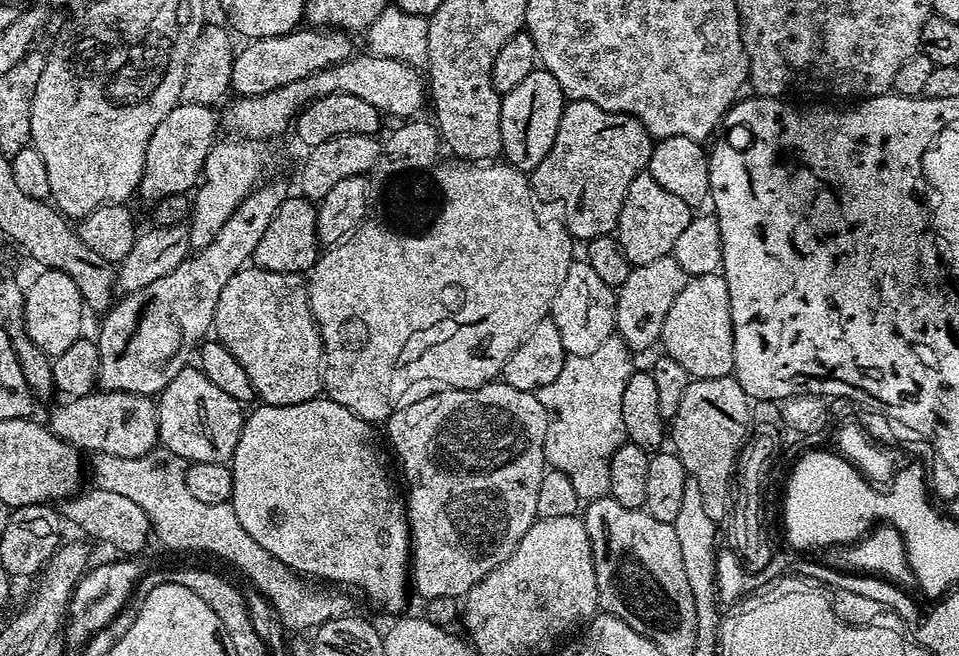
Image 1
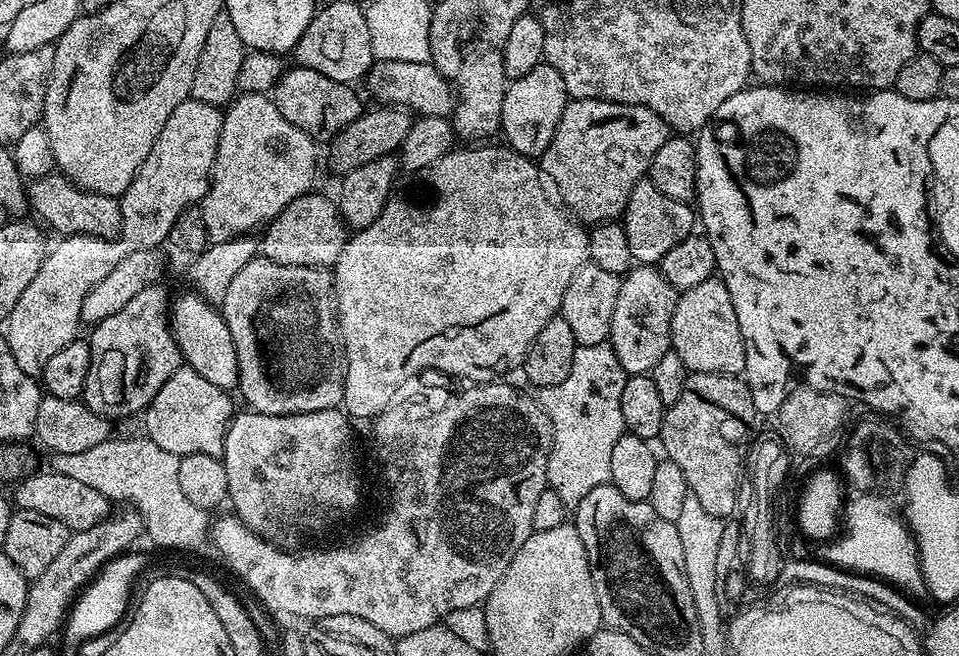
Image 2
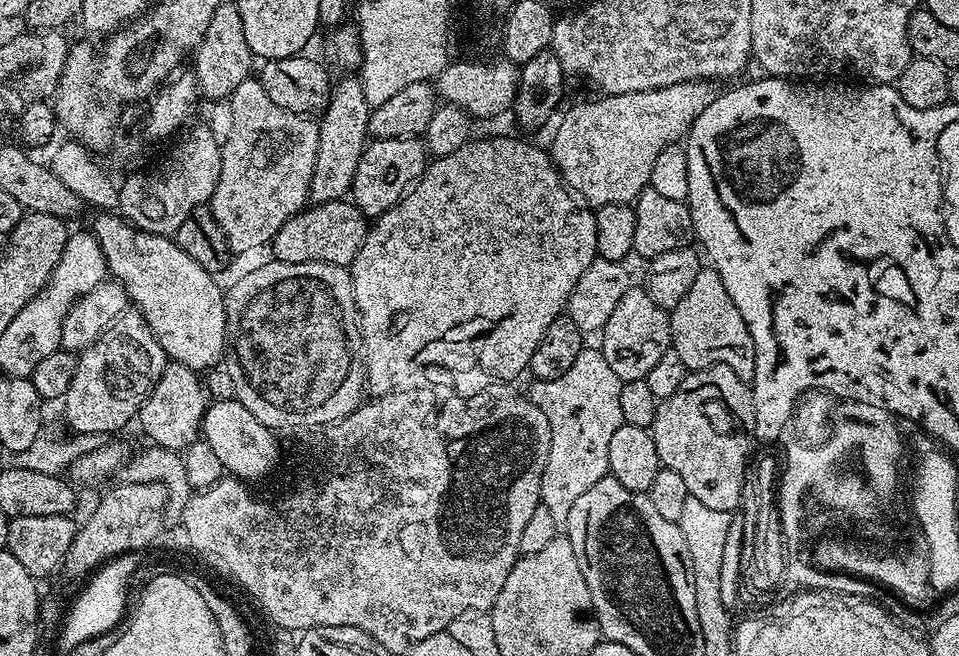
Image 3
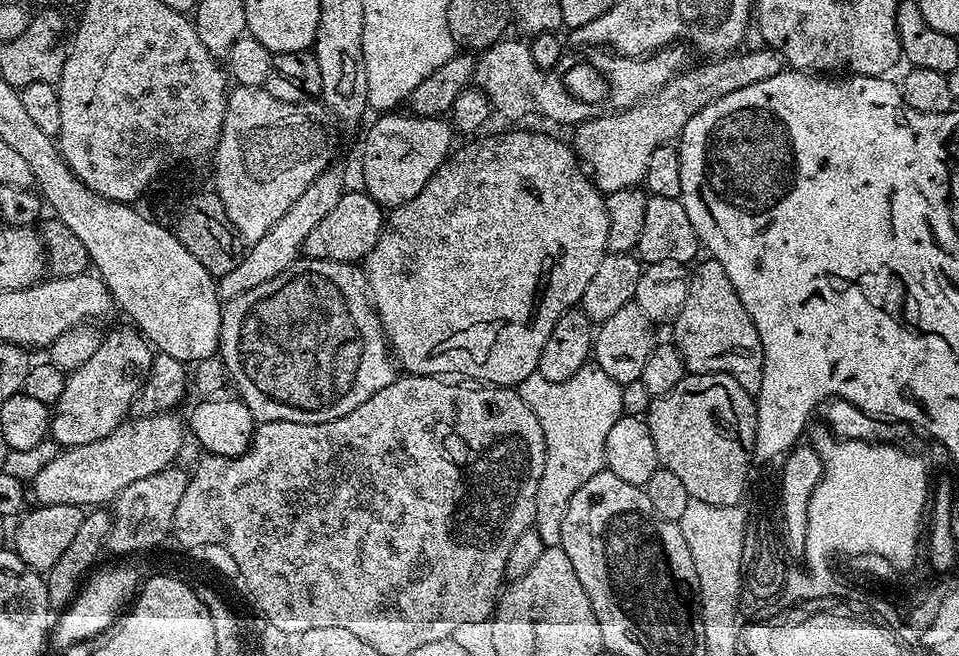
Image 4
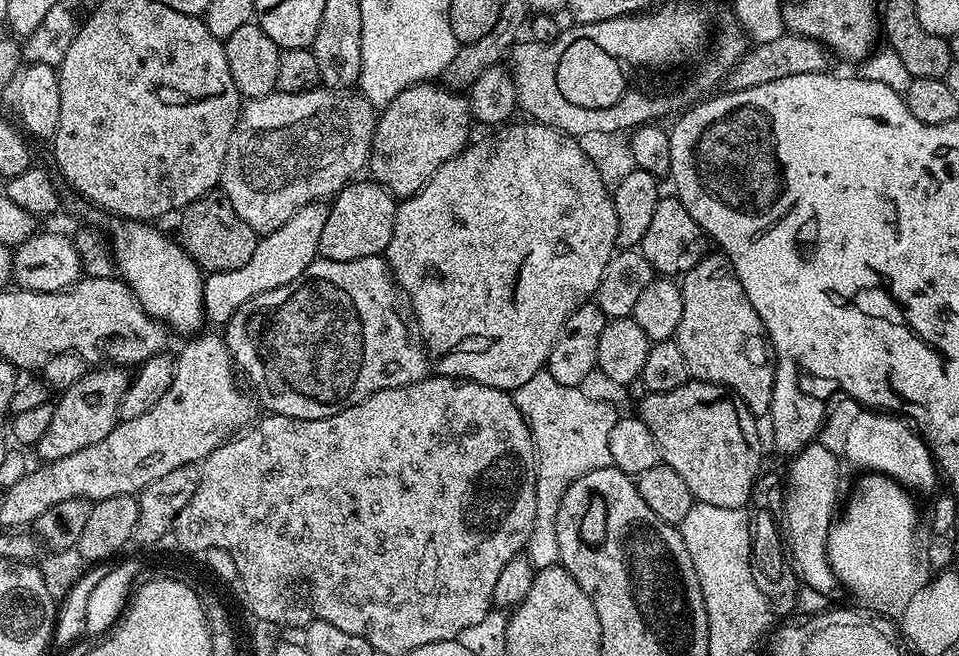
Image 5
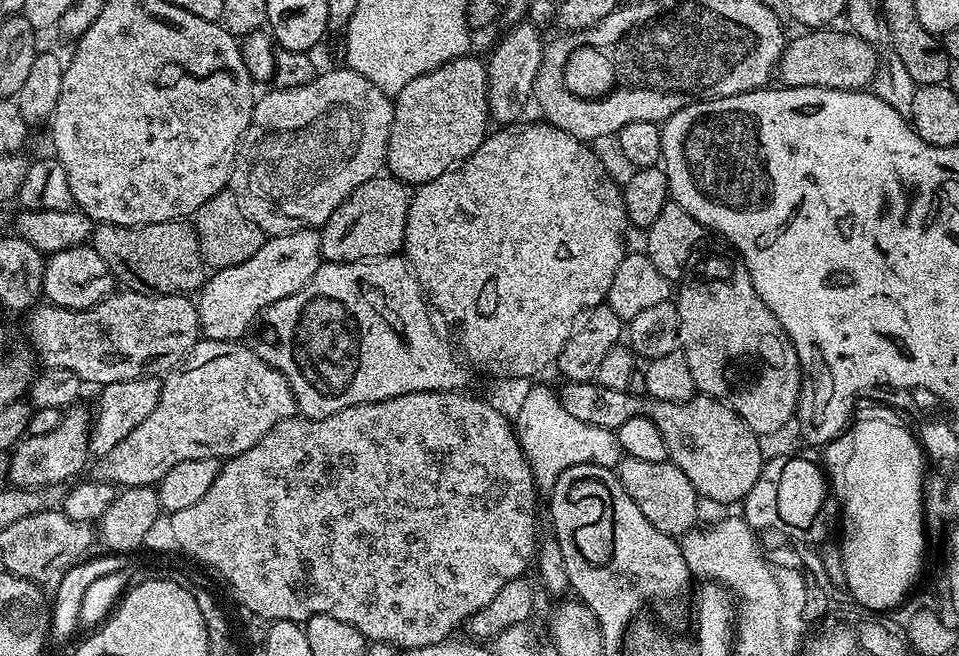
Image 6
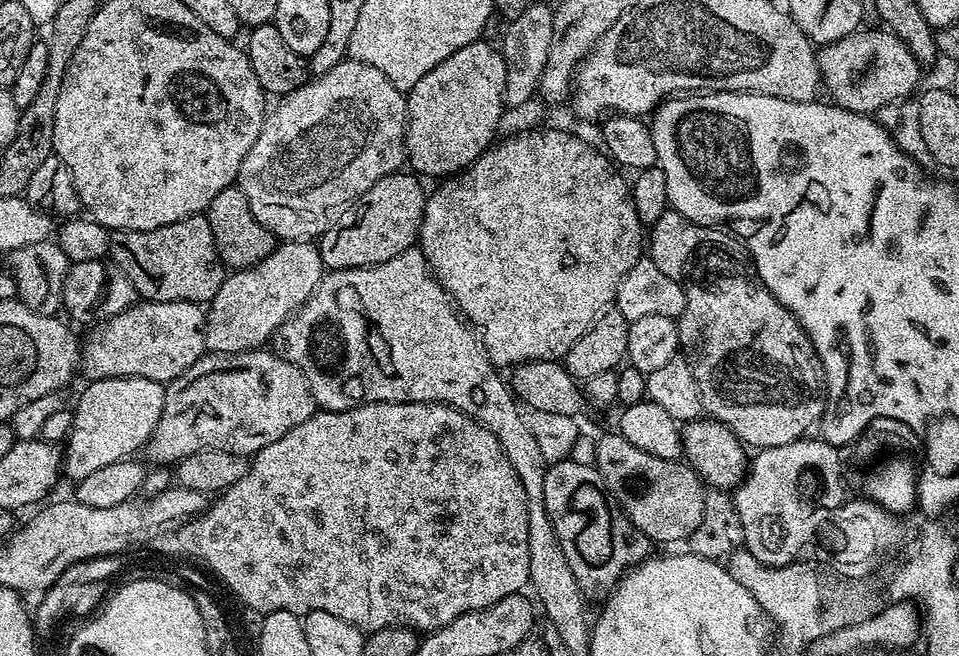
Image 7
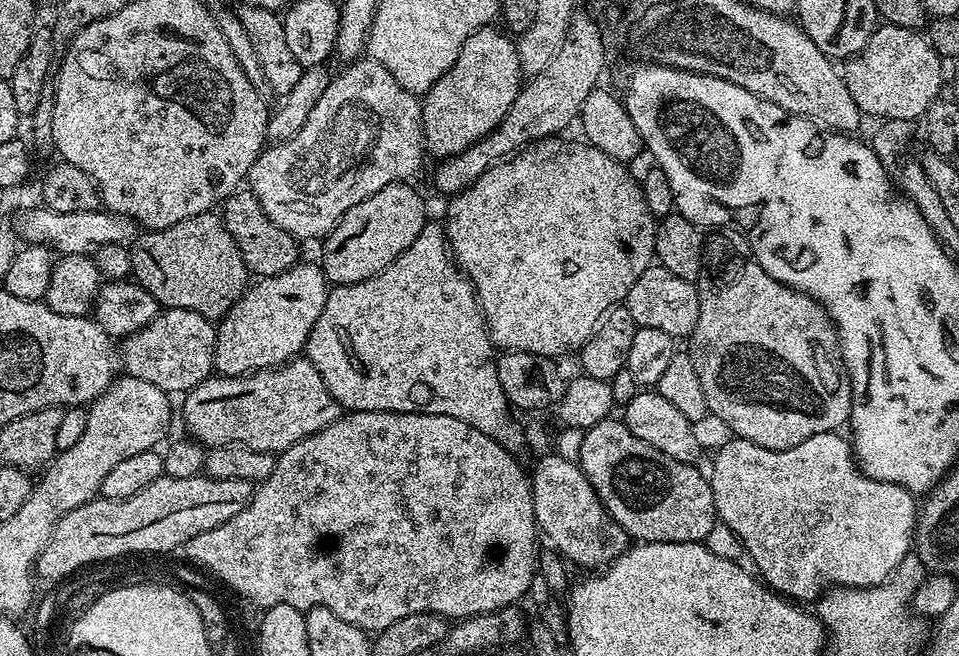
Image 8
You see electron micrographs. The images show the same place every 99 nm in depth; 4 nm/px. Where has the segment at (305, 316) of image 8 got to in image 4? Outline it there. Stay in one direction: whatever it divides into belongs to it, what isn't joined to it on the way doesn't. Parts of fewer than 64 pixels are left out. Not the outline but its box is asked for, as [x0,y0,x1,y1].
[219,170,345,301]

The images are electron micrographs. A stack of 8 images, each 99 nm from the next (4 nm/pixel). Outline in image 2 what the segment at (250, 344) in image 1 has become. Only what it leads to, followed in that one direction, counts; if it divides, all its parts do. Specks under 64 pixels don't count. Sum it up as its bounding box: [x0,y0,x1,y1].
[222,258,344,416]

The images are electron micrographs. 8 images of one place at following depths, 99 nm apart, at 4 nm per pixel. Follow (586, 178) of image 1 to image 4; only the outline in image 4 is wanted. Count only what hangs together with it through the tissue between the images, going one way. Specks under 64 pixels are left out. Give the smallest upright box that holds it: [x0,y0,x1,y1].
[574,46,786,193]

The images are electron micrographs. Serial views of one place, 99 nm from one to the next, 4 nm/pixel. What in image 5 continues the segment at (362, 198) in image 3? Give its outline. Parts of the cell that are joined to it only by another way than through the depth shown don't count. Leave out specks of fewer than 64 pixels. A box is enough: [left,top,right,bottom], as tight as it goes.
[367,82,474,197]

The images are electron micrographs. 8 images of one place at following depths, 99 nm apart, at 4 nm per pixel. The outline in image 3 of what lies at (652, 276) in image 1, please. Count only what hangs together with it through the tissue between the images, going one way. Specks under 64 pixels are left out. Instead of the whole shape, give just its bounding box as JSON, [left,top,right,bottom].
[598,286,672,382]

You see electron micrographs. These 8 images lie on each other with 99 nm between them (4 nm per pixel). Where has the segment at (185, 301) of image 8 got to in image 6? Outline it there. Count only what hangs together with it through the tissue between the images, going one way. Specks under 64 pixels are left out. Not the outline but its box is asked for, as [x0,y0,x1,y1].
[90,219,206,296]

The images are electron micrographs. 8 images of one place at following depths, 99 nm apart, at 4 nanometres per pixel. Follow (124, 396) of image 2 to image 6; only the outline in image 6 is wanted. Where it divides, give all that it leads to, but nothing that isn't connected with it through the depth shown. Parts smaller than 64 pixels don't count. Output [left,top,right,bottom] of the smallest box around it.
[8,406,93,488]

